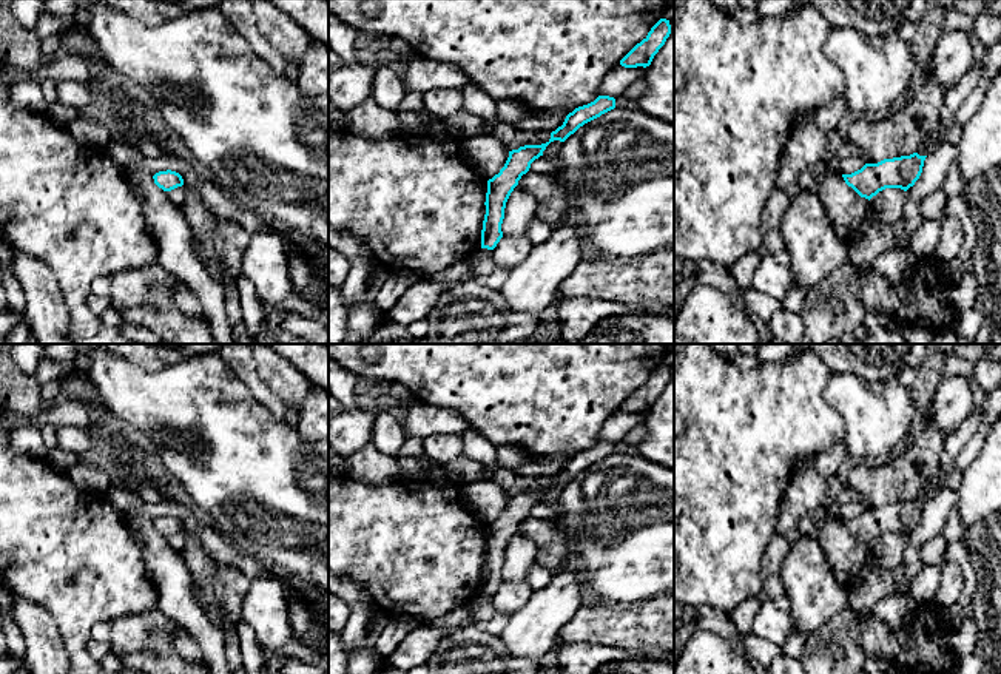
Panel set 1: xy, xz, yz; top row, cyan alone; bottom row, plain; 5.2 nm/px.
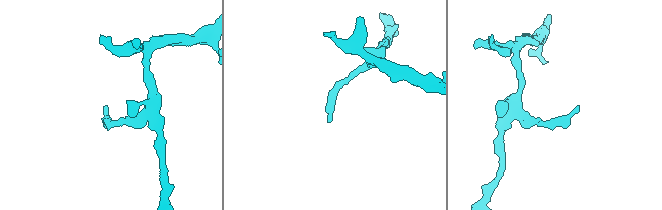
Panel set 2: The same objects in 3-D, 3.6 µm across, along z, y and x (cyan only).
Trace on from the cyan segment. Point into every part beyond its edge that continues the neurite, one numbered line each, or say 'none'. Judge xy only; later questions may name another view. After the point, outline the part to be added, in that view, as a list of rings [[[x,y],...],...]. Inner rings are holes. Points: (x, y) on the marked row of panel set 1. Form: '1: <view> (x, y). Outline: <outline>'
none

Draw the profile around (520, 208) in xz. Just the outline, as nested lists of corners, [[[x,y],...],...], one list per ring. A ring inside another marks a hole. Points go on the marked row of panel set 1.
[[[517,185],[506,202],[501,224],[503,236],[526,238],[526,230],[529,222],[535,217],[535,210],[535,199]]]

